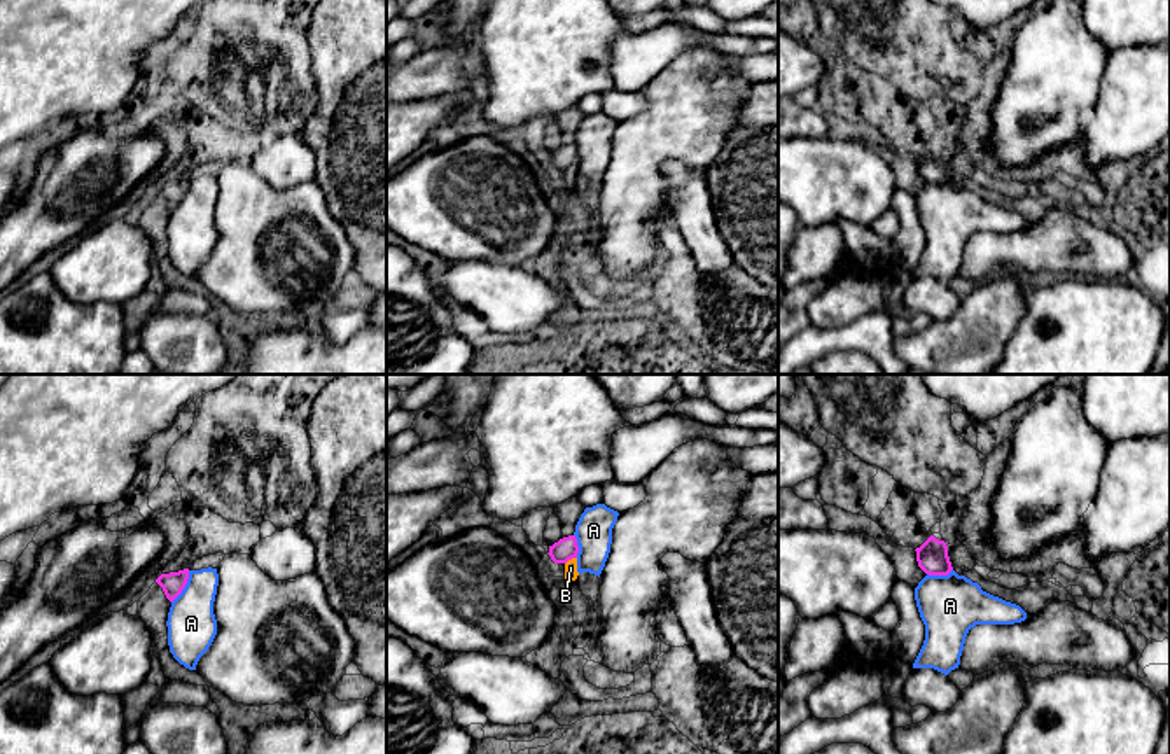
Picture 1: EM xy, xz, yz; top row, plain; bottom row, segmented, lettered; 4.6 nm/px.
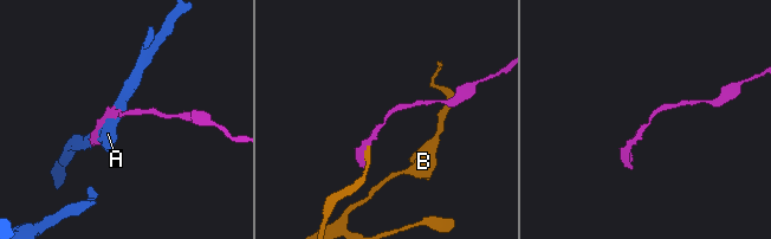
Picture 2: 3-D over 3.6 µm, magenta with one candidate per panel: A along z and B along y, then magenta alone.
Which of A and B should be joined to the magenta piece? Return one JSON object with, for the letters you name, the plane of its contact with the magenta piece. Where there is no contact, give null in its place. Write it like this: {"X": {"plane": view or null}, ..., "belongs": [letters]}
{"B": {"plane": "xz"}, "belongs": ["B"]}

